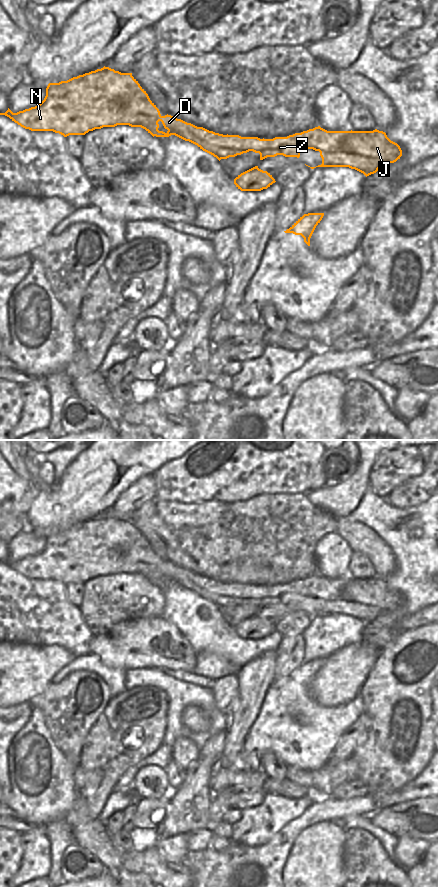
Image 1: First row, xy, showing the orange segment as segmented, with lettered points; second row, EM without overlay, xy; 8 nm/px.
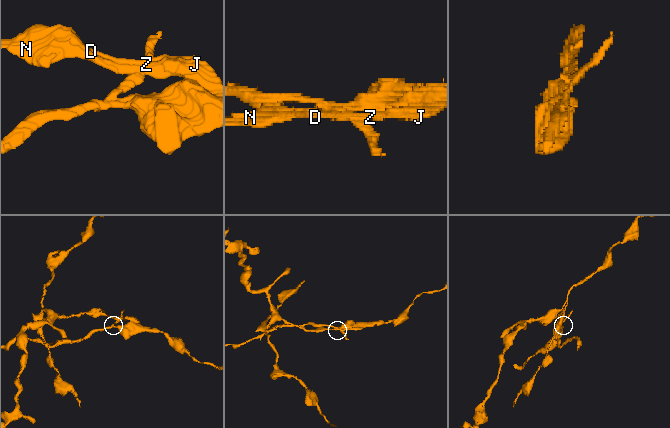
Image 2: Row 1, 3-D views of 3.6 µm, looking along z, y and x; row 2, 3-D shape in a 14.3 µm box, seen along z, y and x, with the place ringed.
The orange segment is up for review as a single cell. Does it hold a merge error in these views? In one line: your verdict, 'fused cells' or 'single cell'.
single cell

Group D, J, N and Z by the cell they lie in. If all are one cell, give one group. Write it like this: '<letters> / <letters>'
D J N Z

